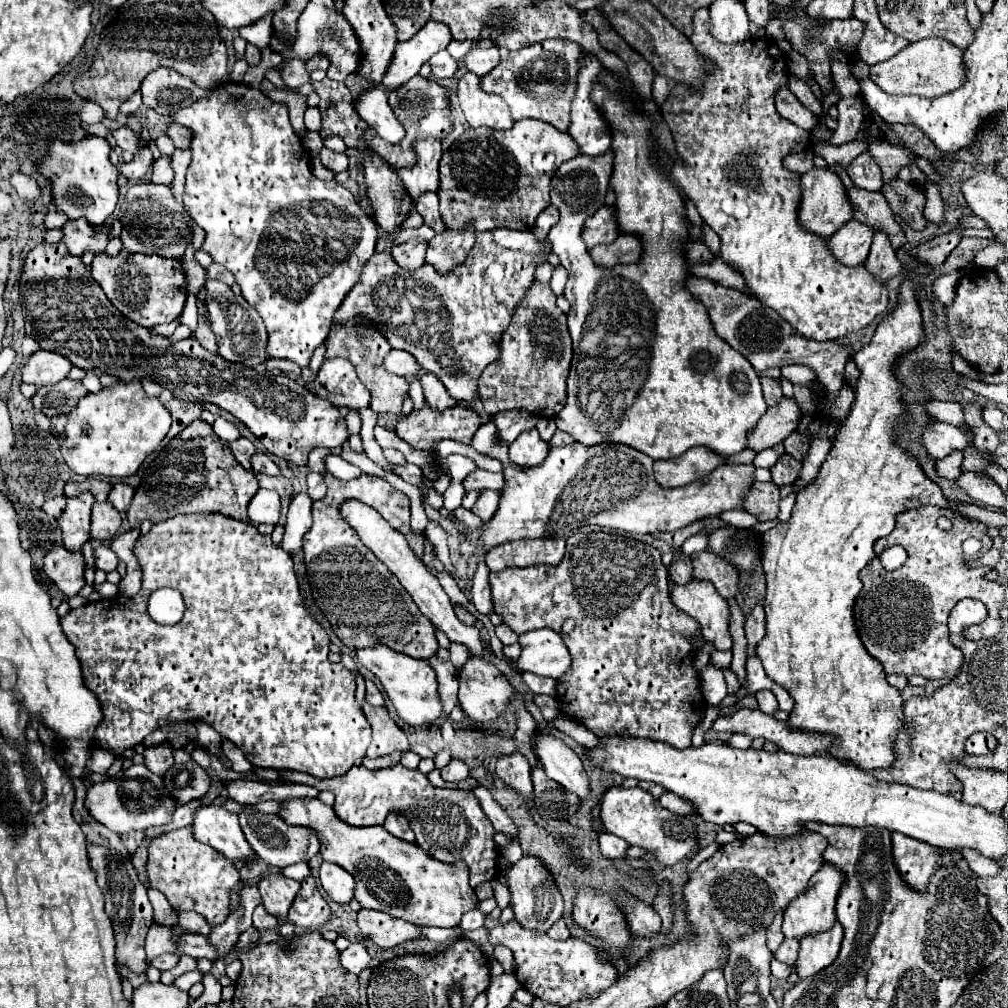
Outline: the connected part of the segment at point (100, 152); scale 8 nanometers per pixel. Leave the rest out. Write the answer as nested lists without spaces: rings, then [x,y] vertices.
[[[86,137],[76,143],[54,141],[46,153],[40,173],[50,177],[56,207],[70,219],[84,217],[90,225],[98,227],[112,215],[118,201],[118,169],[110,163],[110,145],[102,137]]]

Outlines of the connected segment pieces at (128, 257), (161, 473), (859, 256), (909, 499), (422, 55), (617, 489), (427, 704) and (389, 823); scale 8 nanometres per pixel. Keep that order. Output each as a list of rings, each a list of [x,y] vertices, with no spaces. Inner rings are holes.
[[[122,249],[122,253],[116,257],[108,257],[106,253],[94,257],[90,269],[92,279],[104,289],[112,305],[130,321],[142,327],[154,327],[158,323],[170,323],[180,317],[186,301],[186,277],[180,261],[146,253],[130,253]],[[138,295],[142,295],[142,301],[134,303]]]
[[[202,419],[192,421],[182,433],[170,439],[150,463],[142,475],[142,483],[136,489],[130,509],[126,511],[130,527],[140,527],[142,521],[160,523],[178,513],[222,513],[226,517],[252,523],[246,509],[250,497],[258,491],[256,477],[238,465],[226,441],[204,431],[212,431],[212,425]]]
[[[848,221],[838,229],[828,241],[828,249],[836,261],[842,261],[846,267],[858,267],[866,261],[870,253],[874,231],[858,221]]]
[[[906,271],[904,273],[904,279],[902,279],[902,285],[898,289],[898,305],[894,307],[894,311],[890,315],[886,315],[880,325],[876,327],[876,333],[872,337],[870,343],[866,343],[860,351],[854,353],[854,363],[858,365],[860,369],[860,379],[858,379],[858,385],[856,385],[856,399],[854,399],[854,405],[848,413],[848,417],[844,419],[844,423],[840,425],[836,437],[832,439],[832,447],[824,459],[824,463],[820,465],[818,469],[818,475],[812,483],[808,483],[798,495],[796,495],[796,505],[792,509],[792,517],[788,523],[778,523],[776,527],[768,529],[764,535],[762,535],[762,567],[766,571],[766,581],[768,581],[768,589],[766,589],[766,599],[764,599],[764,611],[766,611],[766,635],[764,639],[758,643],[756,647],[756,655],[762,659],[762,665],[766,669],[766,675],[782,685],[790,697],[794,697],[794,709],[786,721],[786,725],[790,729],[802,729],[802,731],[814,731],[814,733],[826,733],[830,737],[834,737],[834,745],[830,745],[830,749],[826,751],[826,755],[830,757],[836,757],[836,759],[842,759],[842,761],[850,761],[854,763],[856,767],[864,769],[864,771],[872,771],[872,769],[890,769],[890,765],[894,765],[894,761],[898,759],[896,757],[896,751],[894,751],[894,741],[898,737],[898,733],[902,729],[906,729],[906,719],[904,719],[904,713],[902,713],[902,697],[900,697],[900,691],[896,687],[892,687],[888,681],[886,681],[886,673],[882,673],[882,663],[874,661],[874,657],[870,657],[856,633],[856,627],[854,627],[854,617],[852,617],[852,607],[854,607],[854,599],[858,595],[858,591],[862,589],[862,581],[858,579],[858,573],[862,567],[866,567],[874,557],[874,549],[872,545],[876,543],[876,539],[884,537],[890,533],[890,529],[894,529],[896,525],[896,515],[906,511],[906,509],[912,509],[912,507],[922,507],[922,505],[936,505],[936,507],[948,507],[948,499],[942,495],[942,489],[926,477],[924,469],[920,467],[920,461],[908,453],[904,447],[900,447],[900,441],[898,441],[898,423],[910,415],[910,411],[906,409],[906,399],[904,399],[904,385],[902,381],[898,381],[896,377],[896,365],[898,365],[898,359],[904,355],[904,353],[910,353],[918,347],[924,345],[924,325],[922,325],[922,313],[920,313],[920,305],[918,305],[918,299],[916,299],[916,293],[914,293],[914,283],[912,283],[912,271]]]
[[[428,21],[414,39],[406,43],[398,43],[392,63],[382,79],[386,91],[398,89],[402,83],[406,83],[410,77],[414,77],[420,67],[438,51],[446,49],[446,45],[452,41],[452,35],[444,23]]]
[[[492,421],[482,425],[474,437],[472,437],[472,447],[480,453],[490,453],[494,459],[498,459],[504,465],[504,479],[506,485],[500,495],[500,505],[496,515],[484,525],[482,541],[486,551],[502,545],[512,539],[538,539],[538,537],[550,537],[550,535],[564,535],[570,533],[572,529],[578,527],[608,527],[608,529],[618,529],[618,531],[628,531],[628,533],[662,533],[662,531],[676,531],[682,529],[694,521],[700,521],[704,517],[718,517],[726,509],[742,509],[742,497],[746,489],[752,485],[752,473],[754,465],[720,465],[714,469],[710,475],[702,477],[696,483],[690,483],[690,491],[684,487],[674,487],[674,489],[662,489],[654,481],[654,459],[646,457],[646,453],[638,453],[636,449],[630,449],[628,445],[614,445],[614,443],[604,443],[604,445],[594,445],[586,447],[578,441],[570,445],[560,445],[560,447],[550,447],[548,457],[544,459],[542,465],[536,469],[522,469],[520,465],[514,465],[508,457],[508,449],[496,447],[496,431]]]
[[[376,645],[372,649],[358,649],[356,657],[366,669],[370,669],[380,679],[380,683],[382,683],[384,691],[388,693],[390,701],[394,703],[398,715],[408,725],[428,725],[444,715],[442,699],[438,693],[438,679],[428,661],[414,661],[412,657],[396,653],[396,651],[388,649],[386,645]]]
[[[392,813],[390,817],[386,817],[384,827],[386,827],[386,831],[392,833],[394,837],[404,839],[404,841],[408,841],[408,843],[416,843],[414,831],[410,829],[410,825],[408,825],[408,821],[406,821],[404,815],[394,815],[394,813]]]

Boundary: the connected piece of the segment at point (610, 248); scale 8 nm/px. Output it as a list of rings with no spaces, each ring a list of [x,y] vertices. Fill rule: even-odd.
[[[624,233],[610,245],[596,245],[590,249],[596,265],[614,267],[618,263],[638,263],[642,259],[642,241],[638,235]]]

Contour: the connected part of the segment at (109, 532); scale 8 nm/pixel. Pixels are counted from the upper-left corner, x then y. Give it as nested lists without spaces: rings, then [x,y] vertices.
[[[110,501],[94,503],[92,507],[92,539],[94,541],[110,541],[118,535],[122,525],[120,513],[110,505]]]

